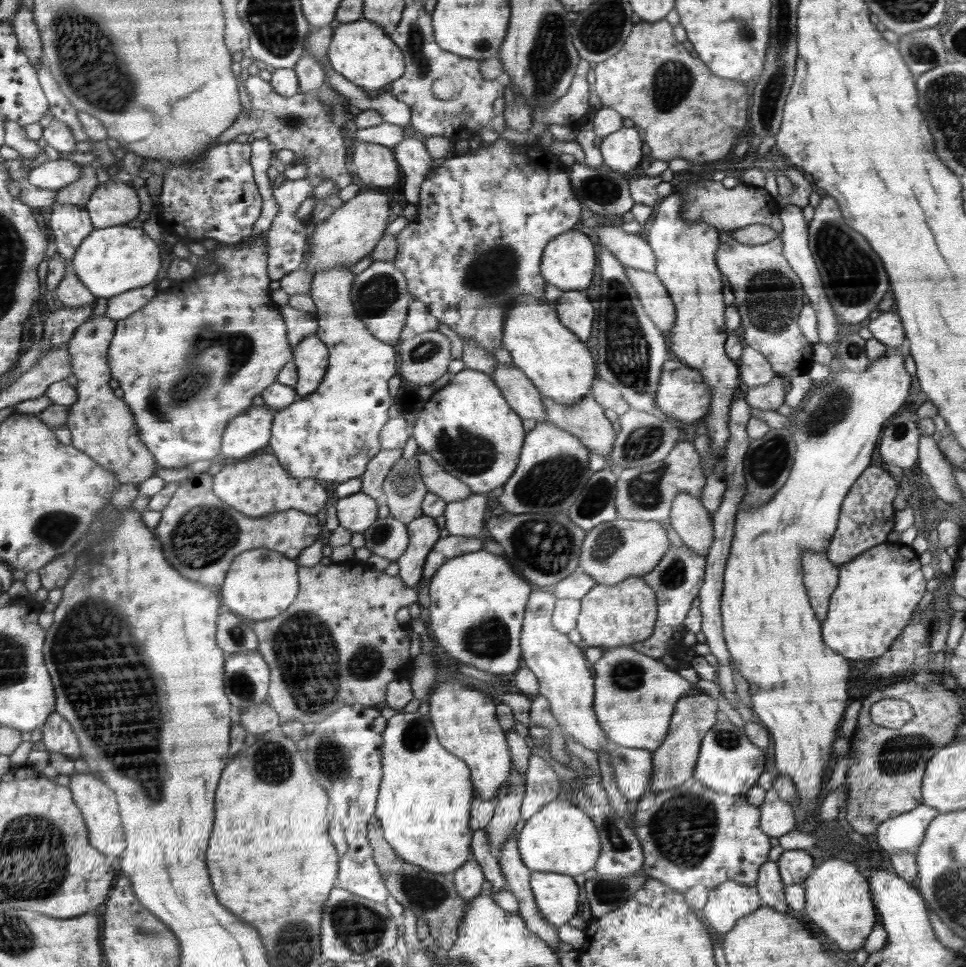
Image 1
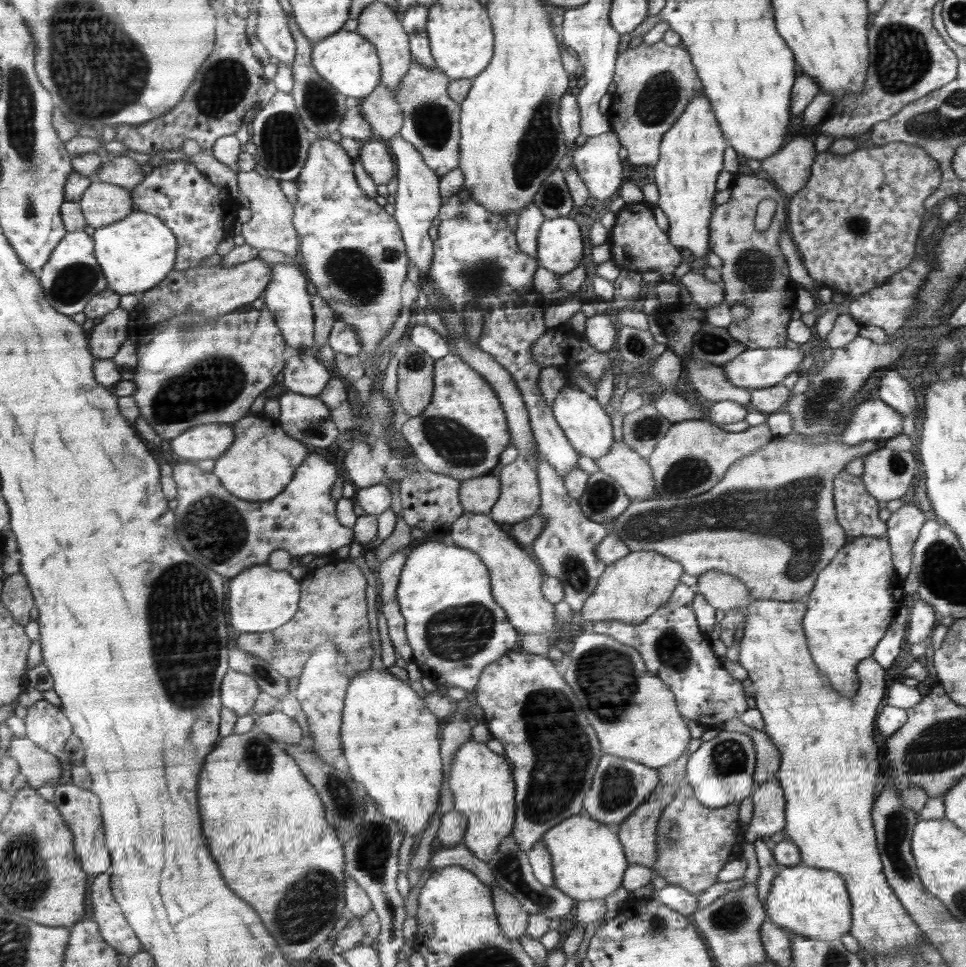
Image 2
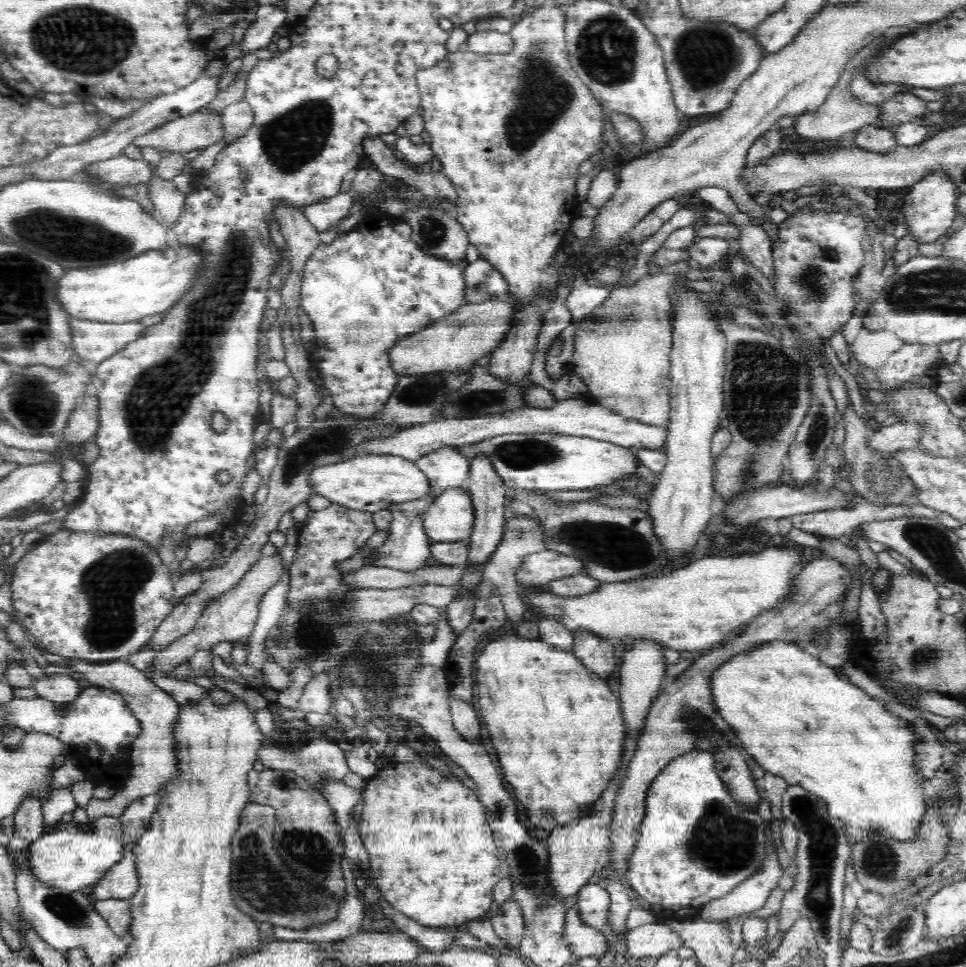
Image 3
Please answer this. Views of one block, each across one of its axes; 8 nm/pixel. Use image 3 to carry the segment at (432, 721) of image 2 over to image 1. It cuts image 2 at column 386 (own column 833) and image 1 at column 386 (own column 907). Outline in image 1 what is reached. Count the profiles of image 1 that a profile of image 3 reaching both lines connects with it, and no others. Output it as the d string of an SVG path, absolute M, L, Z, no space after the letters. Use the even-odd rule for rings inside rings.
M400 710L387 720L383 732L383 780L375 817L383 826L383 836L388 844L407 864L446 874L459 870L470 856L470 838L473 837L468 820L471 820L474 790L468 764L455 753L448 752L436 740L436 733L430 715L418 711L402 713Z

